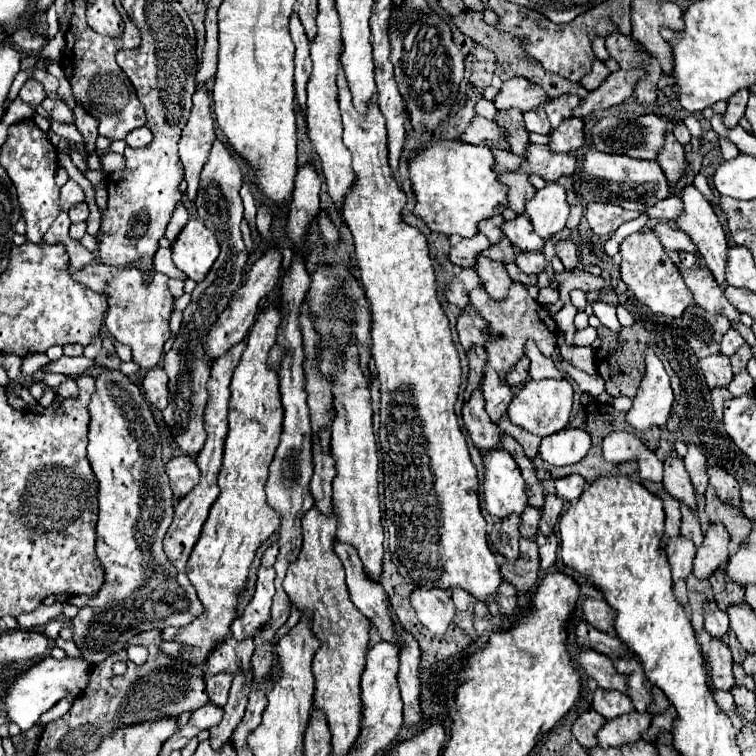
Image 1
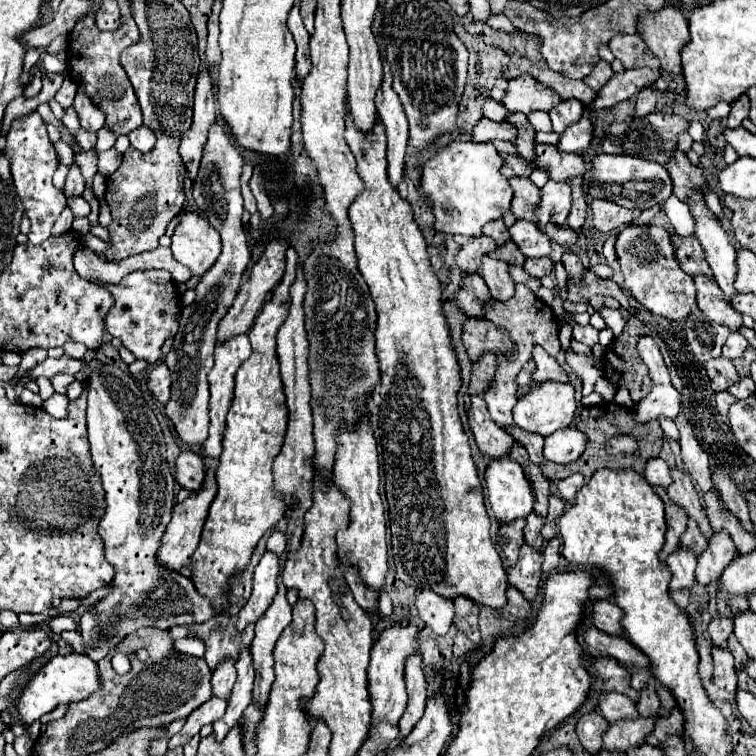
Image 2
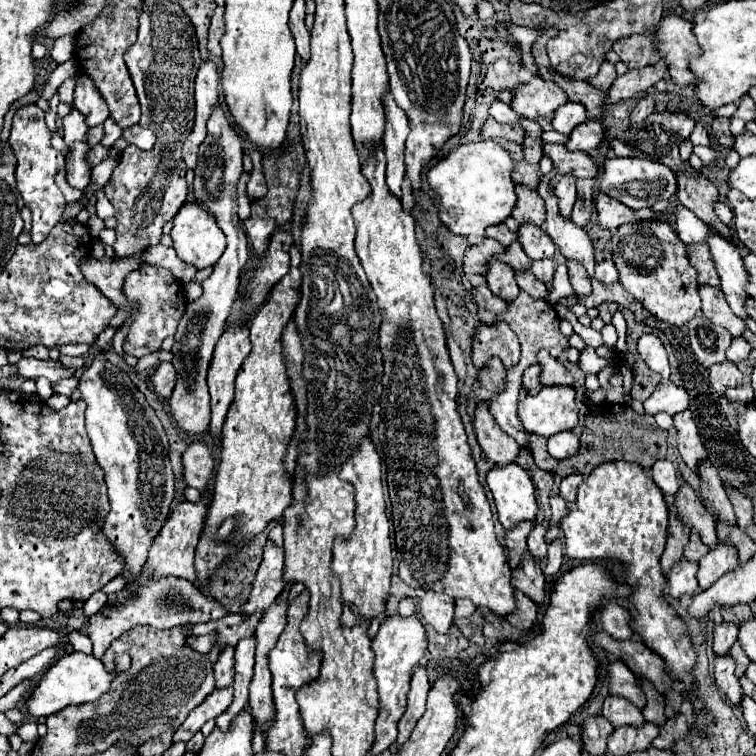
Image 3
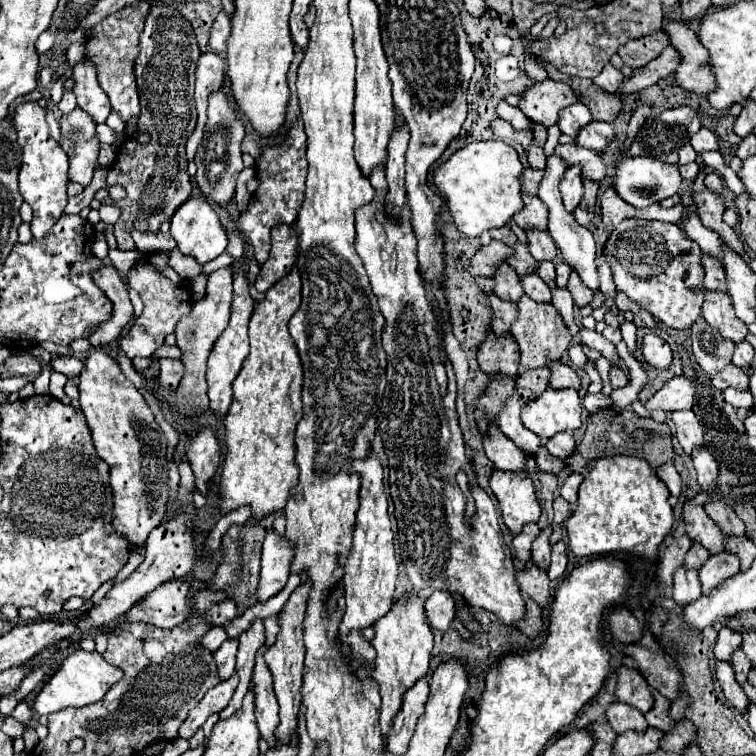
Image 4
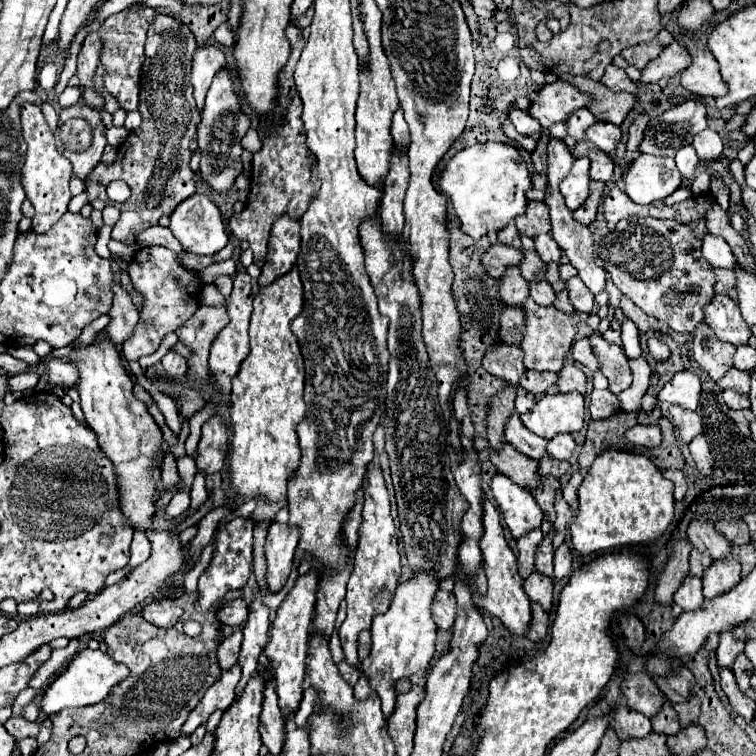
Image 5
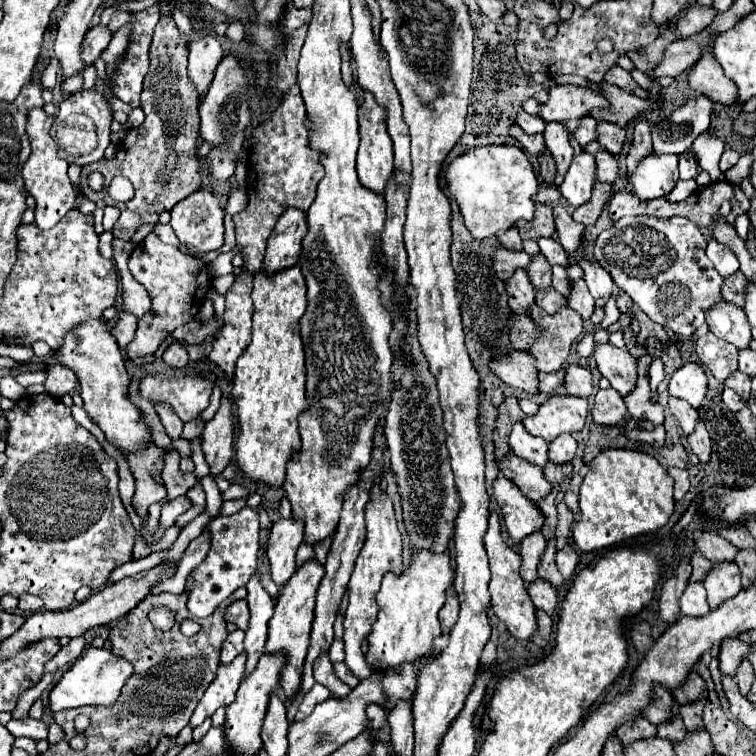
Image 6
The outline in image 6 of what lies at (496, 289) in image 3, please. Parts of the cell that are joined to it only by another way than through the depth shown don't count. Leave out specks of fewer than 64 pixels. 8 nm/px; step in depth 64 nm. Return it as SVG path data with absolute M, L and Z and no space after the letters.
M526 270L514 272L514 276L506 282L508 290L508 304L514 314L530 314L530 308L536 304L534 286L526 274Z

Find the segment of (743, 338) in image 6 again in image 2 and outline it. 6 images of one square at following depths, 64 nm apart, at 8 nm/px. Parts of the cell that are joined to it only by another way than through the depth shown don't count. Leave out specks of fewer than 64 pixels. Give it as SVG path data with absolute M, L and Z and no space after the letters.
M694 276L694 284L696 284L696 300L698 300L698 308L712 320L718 324L728 326L732 332L738 332L742 328L742 314L736 312L726 298L722 296L722 290L718 288L718 284L714 280L706 280L706 276Z

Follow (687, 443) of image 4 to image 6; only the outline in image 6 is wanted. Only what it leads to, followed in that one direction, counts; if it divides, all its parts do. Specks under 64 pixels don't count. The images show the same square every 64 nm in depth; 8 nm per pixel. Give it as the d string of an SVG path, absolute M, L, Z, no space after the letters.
M670 396L668 400L668 408L670 412L674 414L674 418L678 420L682 432L688 436L688 432L694 430L694 424L696 424L696 418L698 418L698 412L682 398L676 398L676 396Z

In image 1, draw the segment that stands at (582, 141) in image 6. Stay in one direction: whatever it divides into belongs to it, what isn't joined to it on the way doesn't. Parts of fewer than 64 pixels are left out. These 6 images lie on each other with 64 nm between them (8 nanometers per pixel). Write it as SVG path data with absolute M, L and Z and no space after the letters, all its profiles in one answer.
M560 96L550 100L550 104L546 104L546 114L550 118L552 128L558 128L564 120L572 118L572 110L580 106L580 98L578 96Z

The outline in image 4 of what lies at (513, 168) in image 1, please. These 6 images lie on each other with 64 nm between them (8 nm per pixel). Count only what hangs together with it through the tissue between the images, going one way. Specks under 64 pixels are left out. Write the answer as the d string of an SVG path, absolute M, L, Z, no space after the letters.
M526 168L524 174L522 174L522 182L524 182L522 192L536 196L536 194L538 194L538 186L540 186L542 176L544 176L544 172L538 172L538 170L534 170L534 168Z

